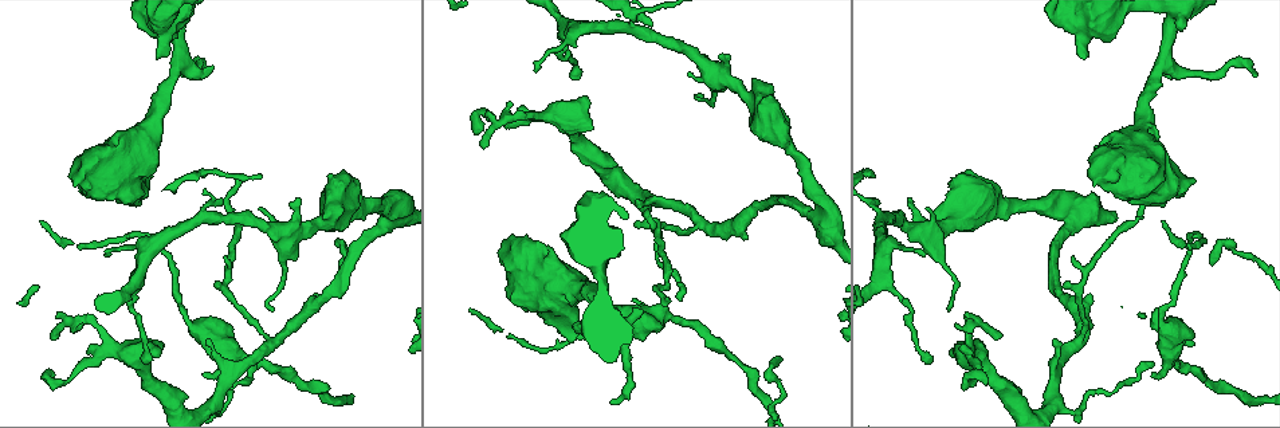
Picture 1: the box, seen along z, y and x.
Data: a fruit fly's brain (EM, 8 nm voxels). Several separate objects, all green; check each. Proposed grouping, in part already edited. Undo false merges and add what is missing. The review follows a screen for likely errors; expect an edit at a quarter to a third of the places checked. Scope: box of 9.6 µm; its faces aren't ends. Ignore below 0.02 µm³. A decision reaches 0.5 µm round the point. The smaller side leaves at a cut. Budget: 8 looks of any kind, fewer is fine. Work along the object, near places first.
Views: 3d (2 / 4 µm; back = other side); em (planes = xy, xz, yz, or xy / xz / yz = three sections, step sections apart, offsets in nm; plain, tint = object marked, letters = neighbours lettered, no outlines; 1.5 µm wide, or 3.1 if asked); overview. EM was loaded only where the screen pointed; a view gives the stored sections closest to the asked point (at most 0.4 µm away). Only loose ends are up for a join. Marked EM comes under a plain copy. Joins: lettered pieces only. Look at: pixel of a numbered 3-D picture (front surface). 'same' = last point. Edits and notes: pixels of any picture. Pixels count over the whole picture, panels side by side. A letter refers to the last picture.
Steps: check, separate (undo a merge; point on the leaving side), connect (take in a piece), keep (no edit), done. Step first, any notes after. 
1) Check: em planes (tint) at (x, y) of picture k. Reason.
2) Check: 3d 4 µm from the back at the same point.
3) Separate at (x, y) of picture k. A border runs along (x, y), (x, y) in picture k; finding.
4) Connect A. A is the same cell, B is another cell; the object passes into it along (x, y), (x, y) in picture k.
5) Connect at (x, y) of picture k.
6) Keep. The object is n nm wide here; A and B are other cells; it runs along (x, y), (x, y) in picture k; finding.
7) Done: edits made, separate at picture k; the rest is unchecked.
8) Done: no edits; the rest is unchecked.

Check: 3d 4 µm at (986, 383) of picture 1. Branch stops here.

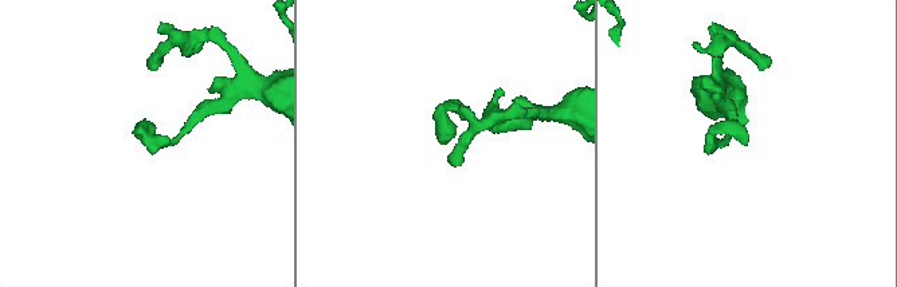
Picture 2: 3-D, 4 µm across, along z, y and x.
Check: em yz step 4 (letters) at (746, 144) of picture 2.

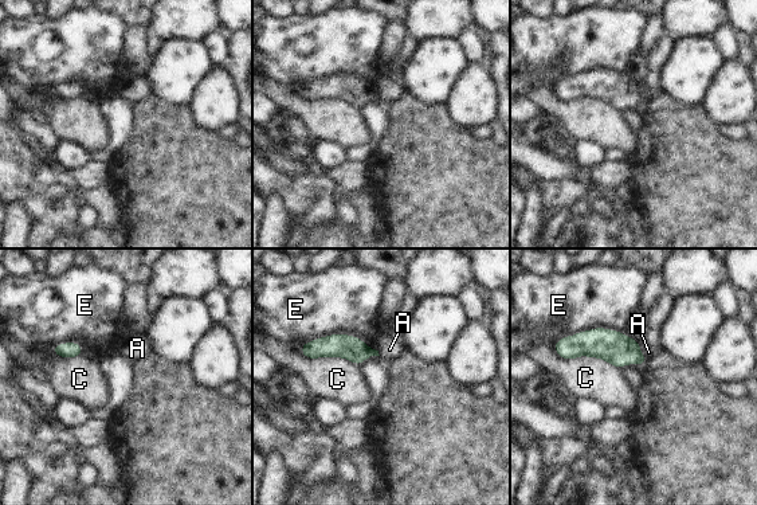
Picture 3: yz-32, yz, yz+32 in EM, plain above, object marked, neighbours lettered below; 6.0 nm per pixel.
Check: em xz step 4 (letters) at the same point. Another direction.

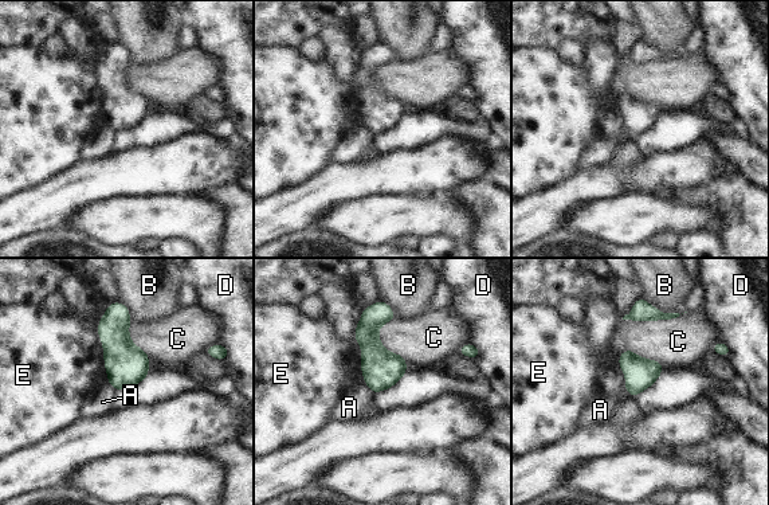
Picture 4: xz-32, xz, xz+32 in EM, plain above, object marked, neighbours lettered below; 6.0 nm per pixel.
Keep. A, B, C, D and E are other cells; a border runs along (686, 312), (658, 320), (622, 318) in picture 4; no lettered piece goes on from it.

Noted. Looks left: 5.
Check: 3d 4 µm at (1154, 374) of picture 1. Branch stops here.

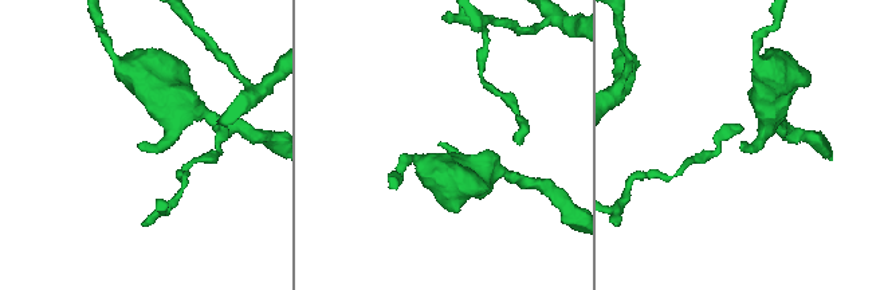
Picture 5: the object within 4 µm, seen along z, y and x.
Check: em planes (letters) at (744, 143) of picture 5.

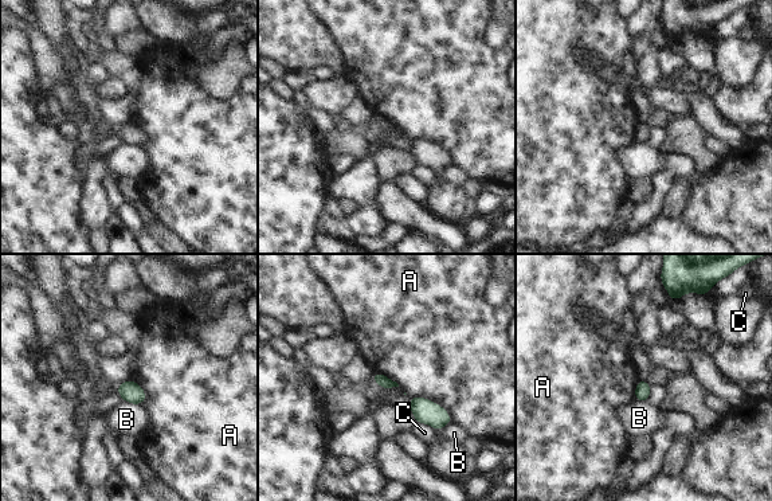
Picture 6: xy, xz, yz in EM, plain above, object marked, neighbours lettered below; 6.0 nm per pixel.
Keep. A, B and C are other cells; no lettered piece goes on from it.

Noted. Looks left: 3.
Check: em planes (letters) at (79, 250) of picture 1. Thin end.

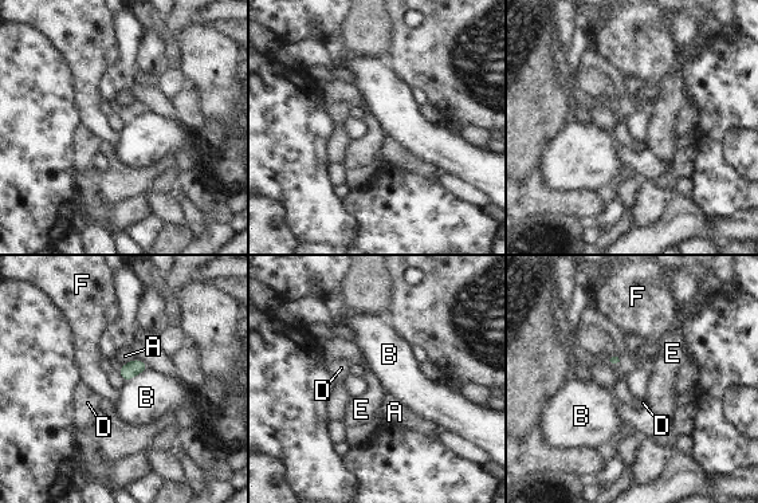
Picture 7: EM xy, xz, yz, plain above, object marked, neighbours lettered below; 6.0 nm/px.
Keep. The longest contact is with B, 170 nm; A, B, D, E and F are other cells; a border runs along (149, 369), (137, 373), (125, 382) in picture 7; no lettered piece goes on from it.

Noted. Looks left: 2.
Done: no edits; the rest is unchecked.

